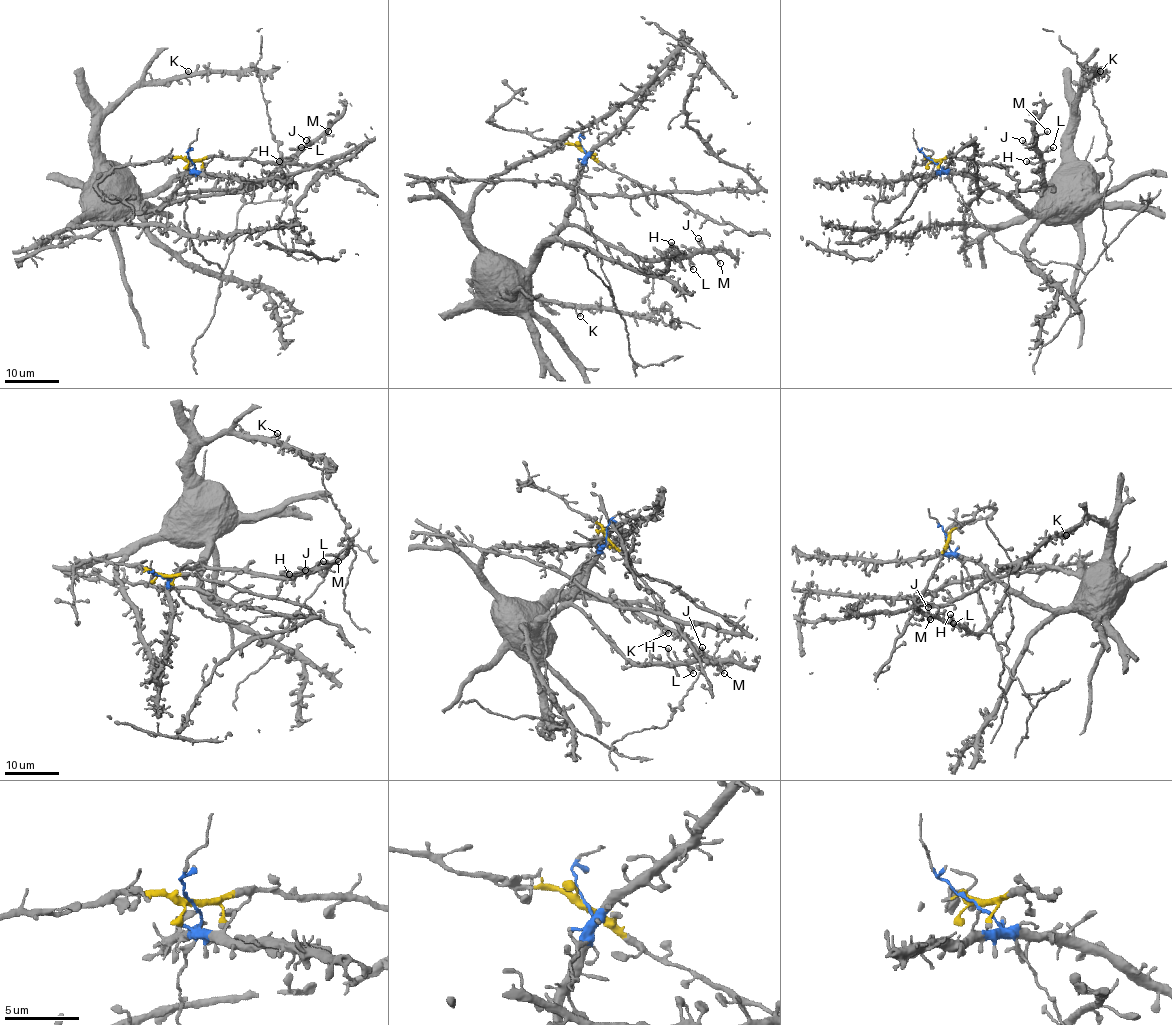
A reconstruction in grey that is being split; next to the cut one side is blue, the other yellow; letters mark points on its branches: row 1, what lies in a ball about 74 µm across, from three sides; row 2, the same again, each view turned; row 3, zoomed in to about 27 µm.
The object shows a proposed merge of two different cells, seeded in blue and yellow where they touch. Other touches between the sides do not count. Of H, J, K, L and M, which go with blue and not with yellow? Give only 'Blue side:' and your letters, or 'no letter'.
Blue side: H, J, K, L, M

